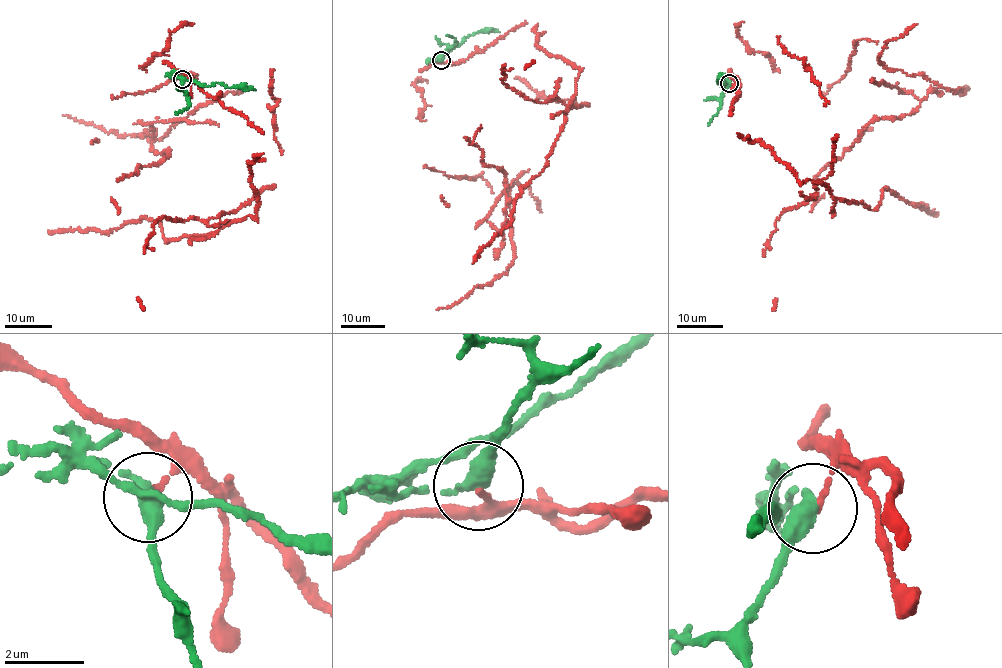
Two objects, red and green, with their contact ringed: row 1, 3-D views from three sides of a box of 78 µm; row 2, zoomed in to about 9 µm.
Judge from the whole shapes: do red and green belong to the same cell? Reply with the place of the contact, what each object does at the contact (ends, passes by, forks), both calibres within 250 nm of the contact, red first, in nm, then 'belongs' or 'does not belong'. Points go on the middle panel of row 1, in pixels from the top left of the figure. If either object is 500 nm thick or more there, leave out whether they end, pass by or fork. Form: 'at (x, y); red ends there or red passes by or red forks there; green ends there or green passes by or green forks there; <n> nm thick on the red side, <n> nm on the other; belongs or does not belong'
at (441, 60); red ends there; green forks there; 130 nm thick on the red side, 320 nm on the other; does not belong

